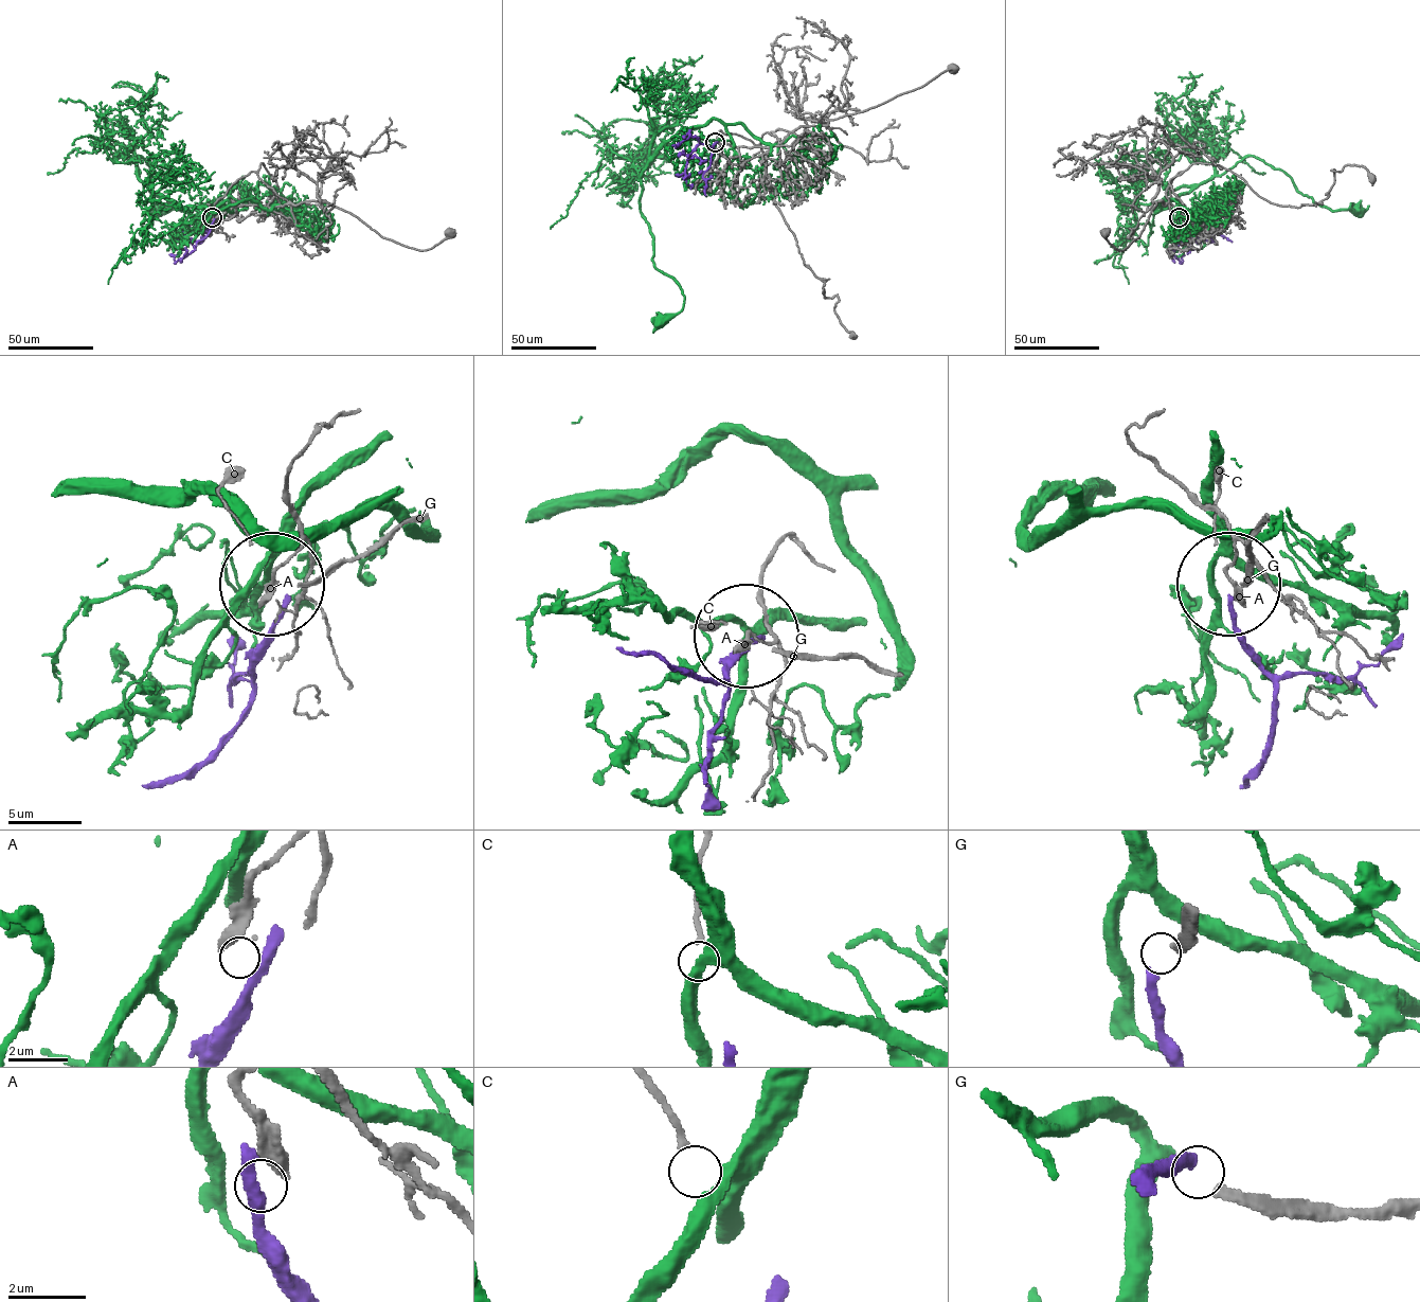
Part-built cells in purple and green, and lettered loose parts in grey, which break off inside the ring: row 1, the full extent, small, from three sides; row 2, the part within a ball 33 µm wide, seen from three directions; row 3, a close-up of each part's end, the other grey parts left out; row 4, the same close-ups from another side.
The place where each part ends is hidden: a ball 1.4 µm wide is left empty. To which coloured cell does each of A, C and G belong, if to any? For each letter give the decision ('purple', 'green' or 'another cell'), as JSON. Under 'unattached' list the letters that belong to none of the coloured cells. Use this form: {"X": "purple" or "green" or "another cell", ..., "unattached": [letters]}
{"A": "another cell", "C": "another cell", "G": "purple", "unattached": ["A", "C"]}

